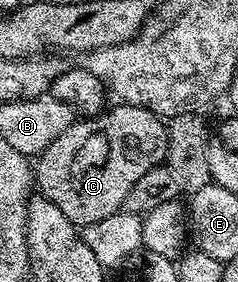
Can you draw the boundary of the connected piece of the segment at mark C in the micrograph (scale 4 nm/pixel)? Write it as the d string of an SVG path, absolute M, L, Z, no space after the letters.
M117 104L114 110L109 108L96 116L89 116L84 120L75 120L67 128L67 132L63 132L63 136L58 136L56 140L51 140L49 147L42 154L36 155L35 186L39 191L40 197L51 200L51 204L55 204L55 208L59 208L59 212L63 212L63 216L67 216L67 220L71 220L74 226L78 228L99 224L99 220L107 220L107 216L122 213L125 201L127 200L127 192L131 192L131 188L135 188L135 184L138 183L145 173L151 172L151 168L164 163L167 156L167 132L165 128L166 123L158 118L156 114L152 114L147 108L139 108L138 106L130 106L128 104Z

